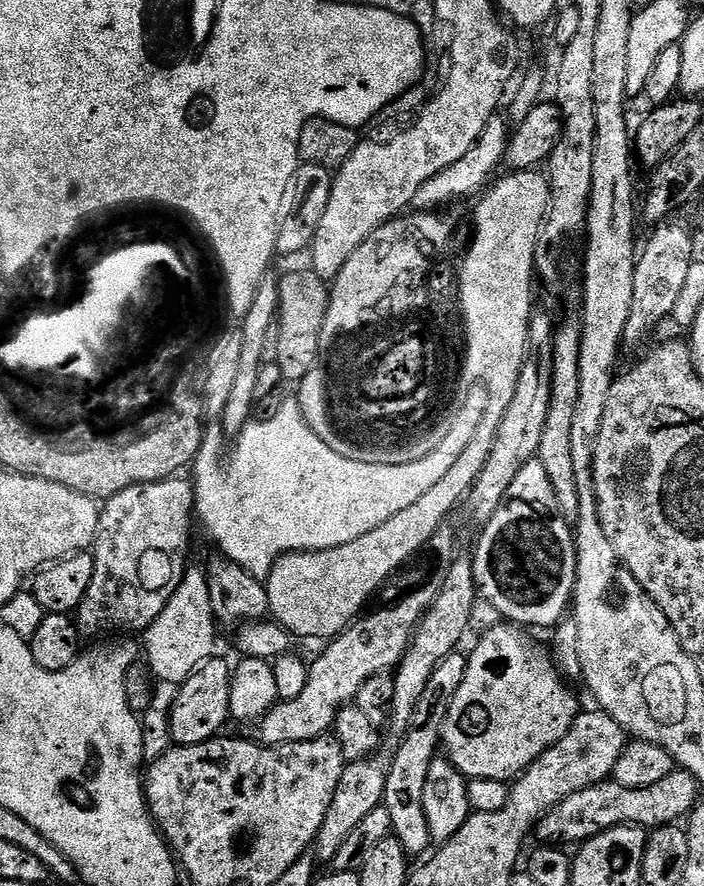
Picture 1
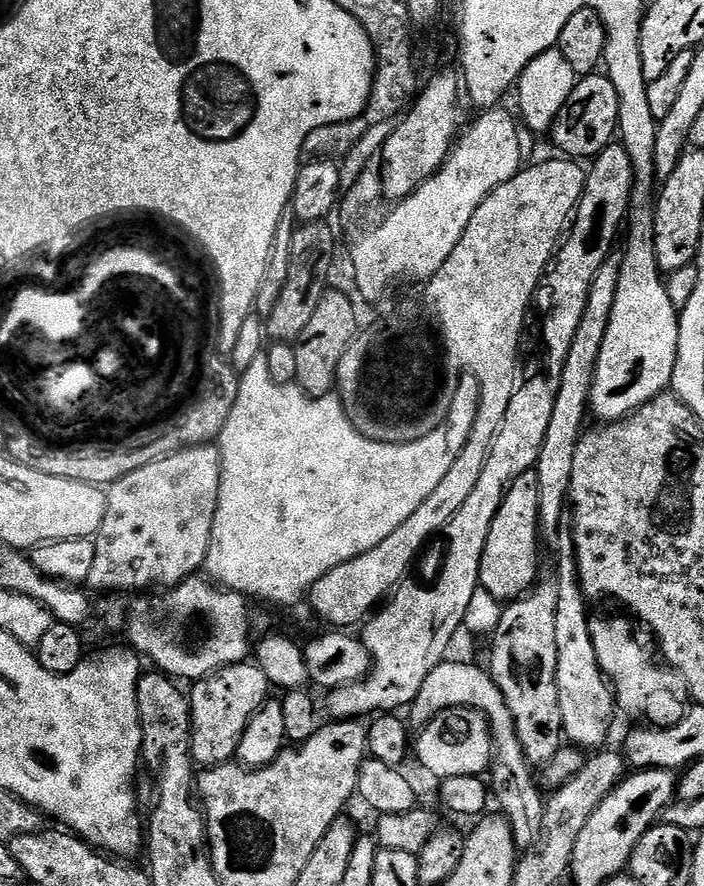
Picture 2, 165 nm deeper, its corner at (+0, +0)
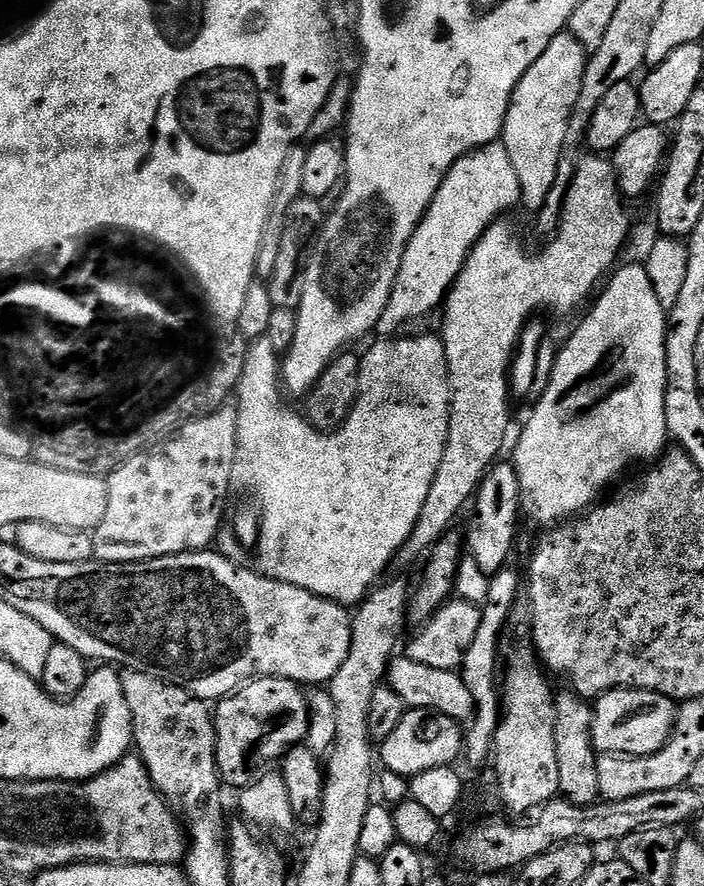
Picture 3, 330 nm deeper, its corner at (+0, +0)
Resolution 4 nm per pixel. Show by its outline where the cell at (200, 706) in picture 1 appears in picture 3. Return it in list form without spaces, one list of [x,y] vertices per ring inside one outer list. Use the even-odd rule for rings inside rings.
[[[261,676],[255,680],[249,680],[247,684],[236,689],[230,696],[225,696],[223,700],[219,701],[214,708],[214,723],[216,726],[216,768],[220,771],[220,779],[225,785],[228,784],[233,790],[241,788],[248,788],[250,785],[256,783],[262,776],[269,775],[273,771],[272,768],[283,761],[284,756],[287,755],[292,748],[297,748],[299,744],[305,743],[308,738],[308,698],[305,689],[297,684],[295,680],[284,680],[281,676]]]

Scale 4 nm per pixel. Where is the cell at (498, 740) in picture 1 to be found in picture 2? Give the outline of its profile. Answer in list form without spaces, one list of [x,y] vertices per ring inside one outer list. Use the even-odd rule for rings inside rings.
[[[448,708],[419,729],[417,736],[420,737],[414,740],[414,756],[435,778],[449,780],[459,776],[480,776],[489,771],[492,761],[491,731],[488,721],[475,708]]]

